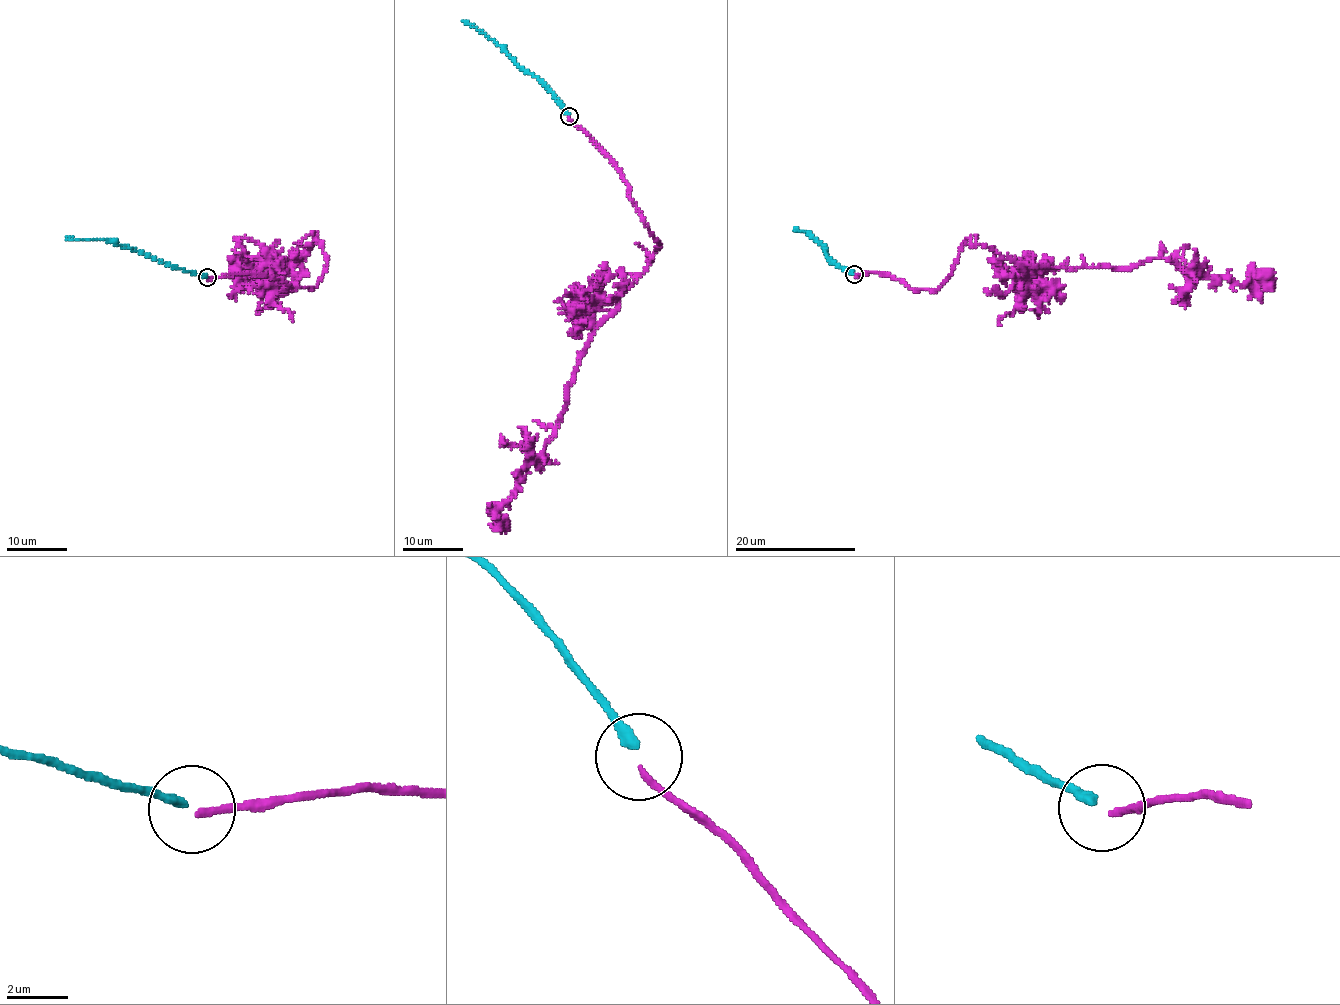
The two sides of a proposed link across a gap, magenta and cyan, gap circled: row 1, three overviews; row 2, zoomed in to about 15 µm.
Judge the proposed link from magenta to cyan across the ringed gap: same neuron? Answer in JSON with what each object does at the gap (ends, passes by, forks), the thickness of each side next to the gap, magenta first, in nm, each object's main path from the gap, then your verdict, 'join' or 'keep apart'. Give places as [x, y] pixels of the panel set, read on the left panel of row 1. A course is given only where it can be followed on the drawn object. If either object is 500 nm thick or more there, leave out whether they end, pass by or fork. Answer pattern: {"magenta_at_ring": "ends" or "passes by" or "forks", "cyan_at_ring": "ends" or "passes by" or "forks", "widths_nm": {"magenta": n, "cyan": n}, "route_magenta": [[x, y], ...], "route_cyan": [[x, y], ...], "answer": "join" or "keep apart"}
{"magenta_at_ring": "ends", "cyan_at_ring": "ends", "widths_nm": {"magenta": 200, "cyan": 340}, "route_magenta": [[208, 278], [312, 288], [326, 258], [316, 241], [299, 260], [273, 261], [272, 250], [235, 271]], "route_cyan": [[206, 276], [169, 266], [111, 241], [65, 237]], "answer": "keep apart"}

